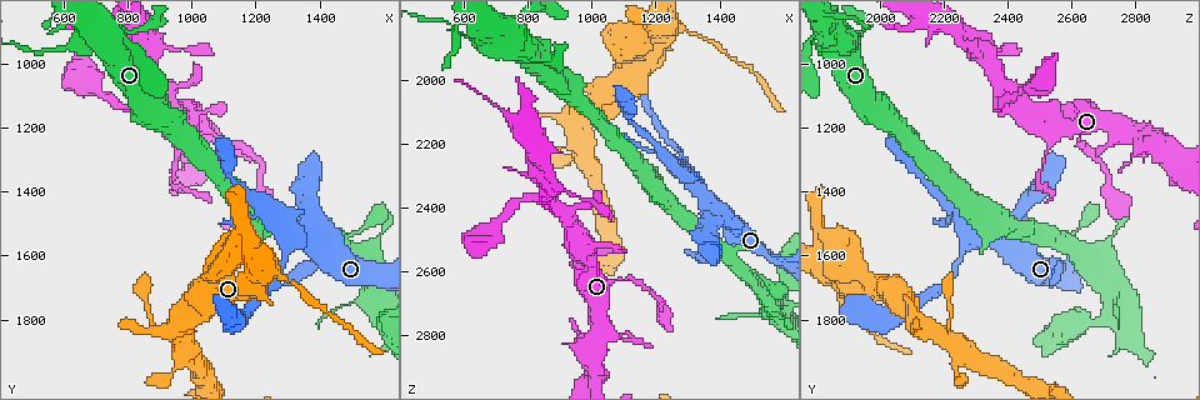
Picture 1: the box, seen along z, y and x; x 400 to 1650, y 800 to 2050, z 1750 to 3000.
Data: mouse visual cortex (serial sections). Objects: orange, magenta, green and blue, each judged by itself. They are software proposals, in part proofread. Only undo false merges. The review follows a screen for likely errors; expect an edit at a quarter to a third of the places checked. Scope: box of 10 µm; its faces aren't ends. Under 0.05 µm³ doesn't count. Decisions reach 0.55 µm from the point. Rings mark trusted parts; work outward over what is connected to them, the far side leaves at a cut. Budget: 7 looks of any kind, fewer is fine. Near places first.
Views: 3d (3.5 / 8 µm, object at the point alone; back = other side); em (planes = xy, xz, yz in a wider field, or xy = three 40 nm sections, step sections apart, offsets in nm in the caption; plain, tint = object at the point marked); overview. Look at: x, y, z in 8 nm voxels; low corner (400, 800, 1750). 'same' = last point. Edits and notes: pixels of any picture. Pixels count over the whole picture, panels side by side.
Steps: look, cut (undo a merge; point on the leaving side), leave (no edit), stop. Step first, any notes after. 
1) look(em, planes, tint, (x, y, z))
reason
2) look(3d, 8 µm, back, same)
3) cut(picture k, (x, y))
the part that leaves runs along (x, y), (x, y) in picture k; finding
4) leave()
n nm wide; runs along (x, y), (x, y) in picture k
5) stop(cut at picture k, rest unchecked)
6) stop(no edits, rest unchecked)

look(3d, 3.5 µm, (880, 1790, 2230))
a narrow waist

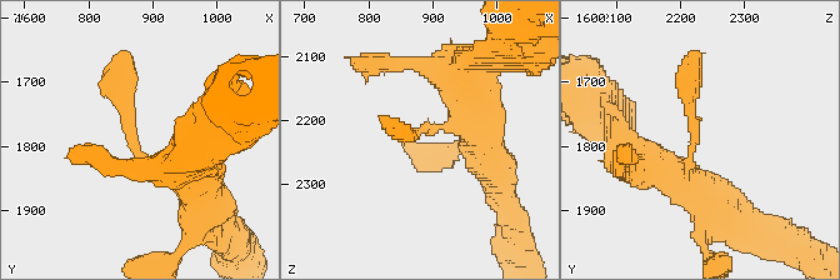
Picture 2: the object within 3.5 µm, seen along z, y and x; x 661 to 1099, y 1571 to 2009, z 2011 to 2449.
look(em, xy, step 2, tint, (870, 1795, 2225))

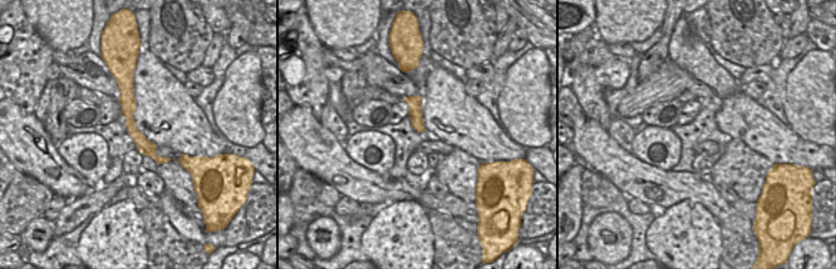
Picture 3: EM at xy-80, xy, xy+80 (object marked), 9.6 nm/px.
leave()
runs along (184, 173), (134, 149), (126, 61) in picture 2; one cell here

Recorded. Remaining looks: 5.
look(3d, 3.5 µm, (1260, 1650, 1840))

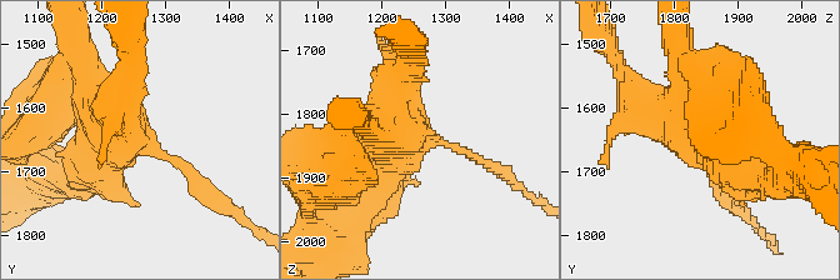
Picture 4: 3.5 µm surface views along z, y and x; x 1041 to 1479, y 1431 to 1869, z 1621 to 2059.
look(em, xy, step 3, tint, (1255, 1655, 1845))

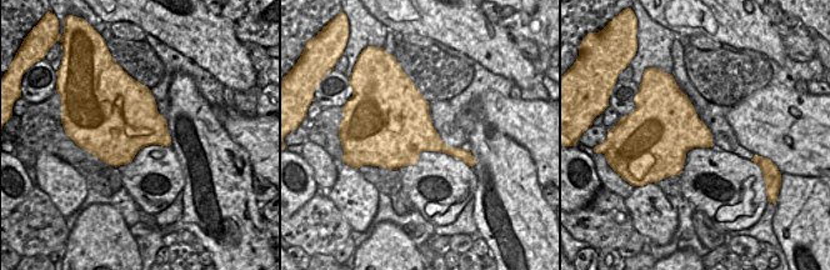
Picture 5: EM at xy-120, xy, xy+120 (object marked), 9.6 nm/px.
cut(picture 4, (486, 164))
a second cell is stuck on

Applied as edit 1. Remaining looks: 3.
look(overview)

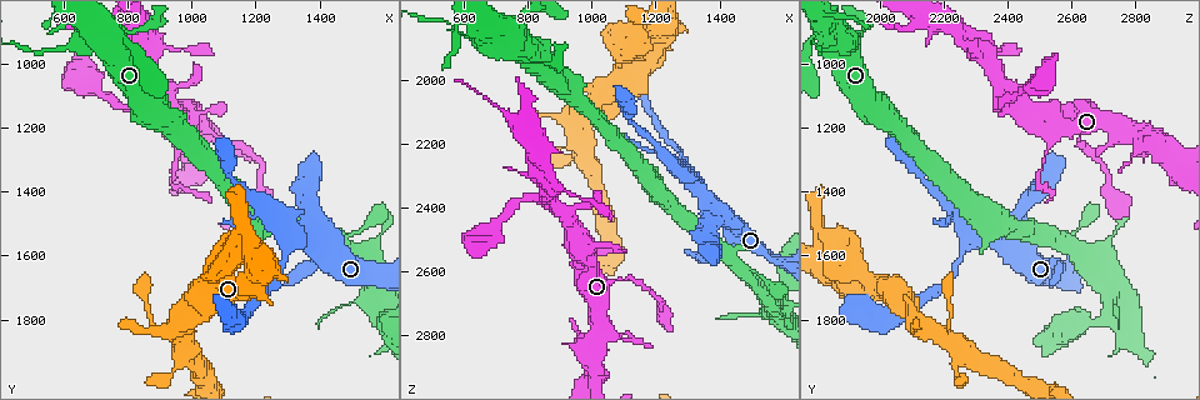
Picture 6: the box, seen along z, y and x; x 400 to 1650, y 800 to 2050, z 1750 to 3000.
look(3d, 3.5 µm, (750, 920, 1930))
a narrow waist

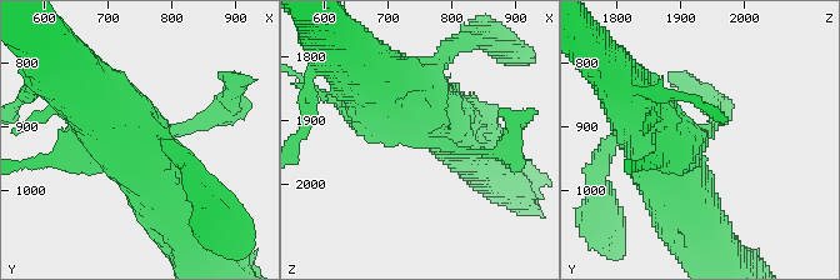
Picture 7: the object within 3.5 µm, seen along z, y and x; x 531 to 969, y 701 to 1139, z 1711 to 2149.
cut(picture 7, (195, 124))
a second cell is stuck on

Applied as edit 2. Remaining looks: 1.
stop(cut at picture 4, cut at picture 7, rest unchecked)

